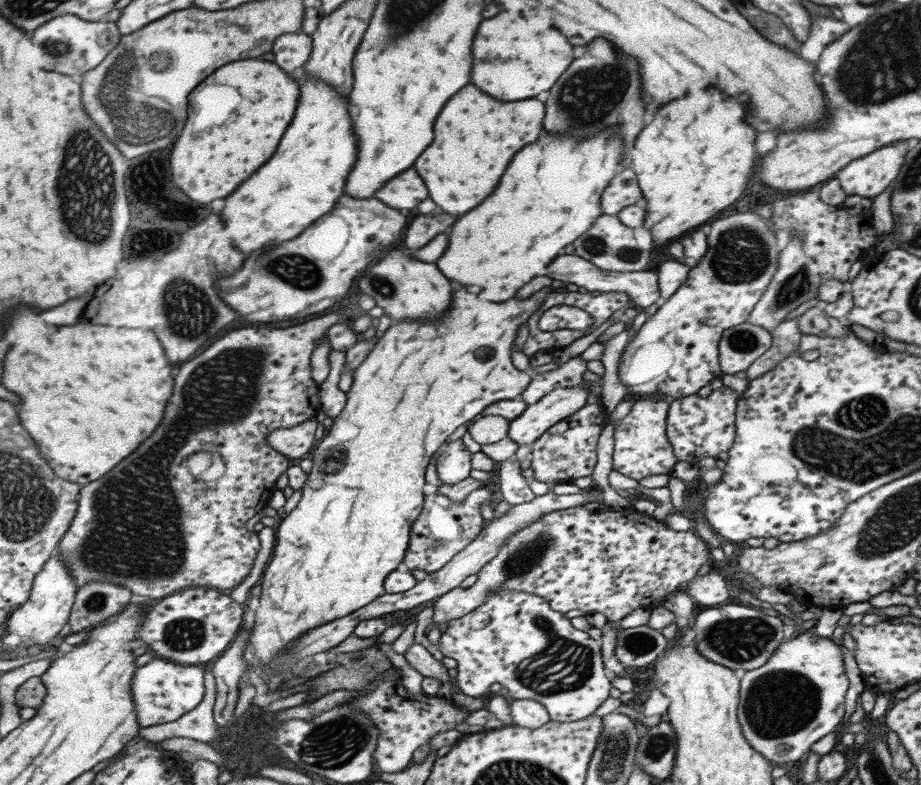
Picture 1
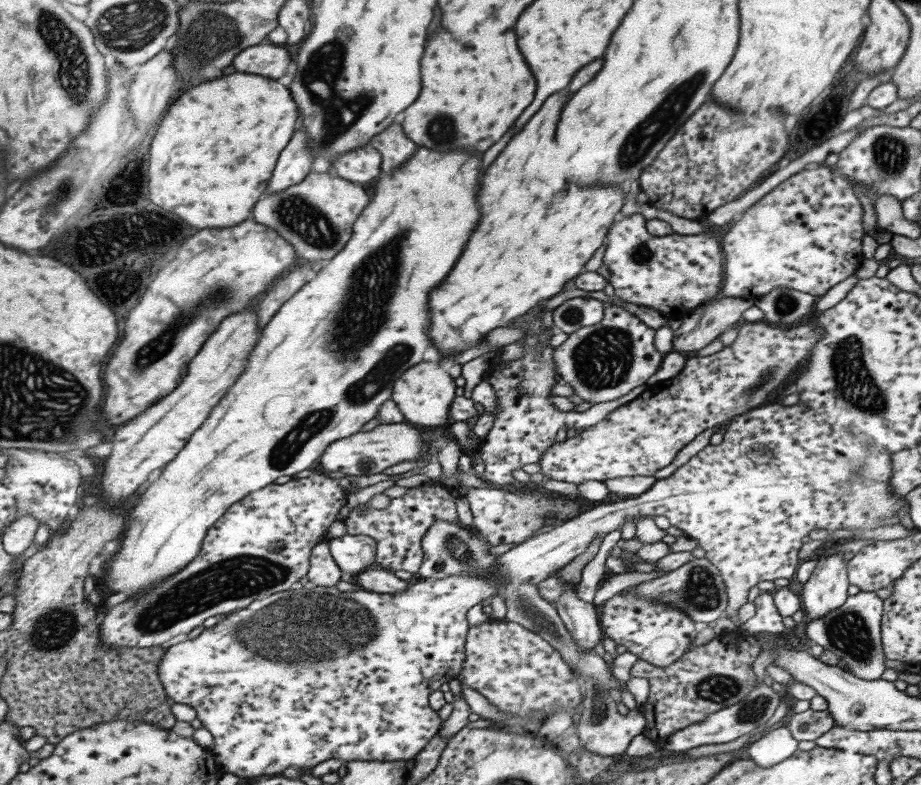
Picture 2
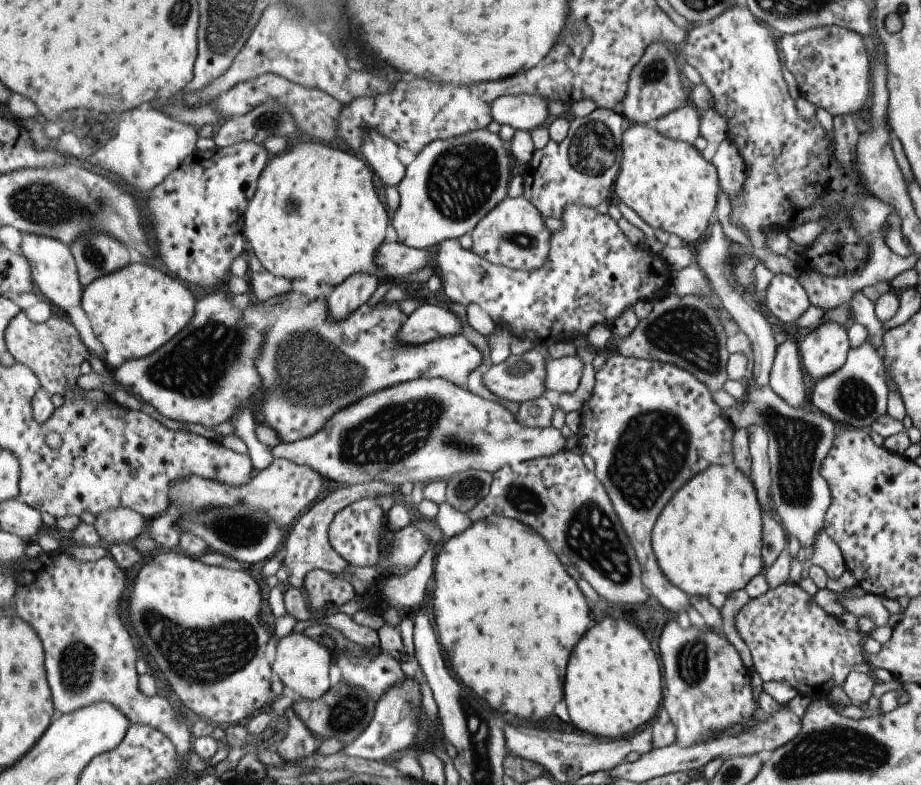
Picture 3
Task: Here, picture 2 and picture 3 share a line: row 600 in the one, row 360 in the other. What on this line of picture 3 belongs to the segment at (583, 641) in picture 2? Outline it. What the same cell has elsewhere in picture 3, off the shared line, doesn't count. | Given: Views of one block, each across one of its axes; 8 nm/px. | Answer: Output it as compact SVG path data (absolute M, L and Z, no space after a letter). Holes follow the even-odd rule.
M579 355L562 356L558 359L546 357L544 390L550 397L563 392L573 392L577 388L584 362Z

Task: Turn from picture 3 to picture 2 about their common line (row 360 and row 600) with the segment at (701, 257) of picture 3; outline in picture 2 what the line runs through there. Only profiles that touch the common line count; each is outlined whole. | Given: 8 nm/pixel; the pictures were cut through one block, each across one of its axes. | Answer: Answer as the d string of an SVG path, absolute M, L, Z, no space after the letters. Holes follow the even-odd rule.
M759 592L752 603L755 607L755 614L749 620L741 623L740 626L745 635L763 633L764 635L772 634L774 636L787 630L783 627L782 616L779 616L773 604L771 592Z

